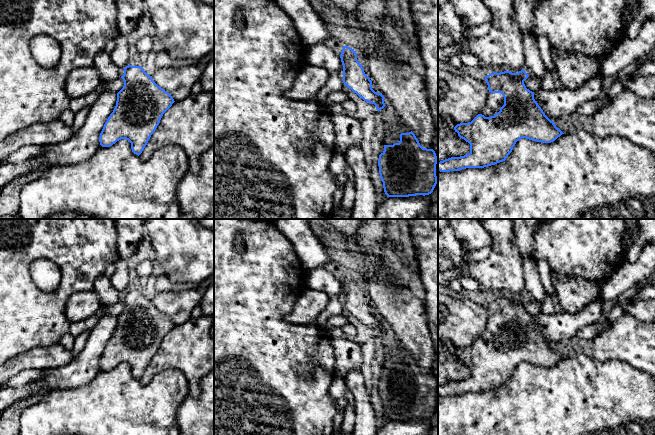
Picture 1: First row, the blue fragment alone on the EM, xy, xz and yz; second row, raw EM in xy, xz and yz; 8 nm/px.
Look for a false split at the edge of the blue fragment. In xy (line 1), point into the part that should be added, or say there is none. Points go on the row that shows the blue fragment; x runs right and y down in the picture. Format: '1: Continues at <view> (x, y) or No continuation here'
1: No continuation here

